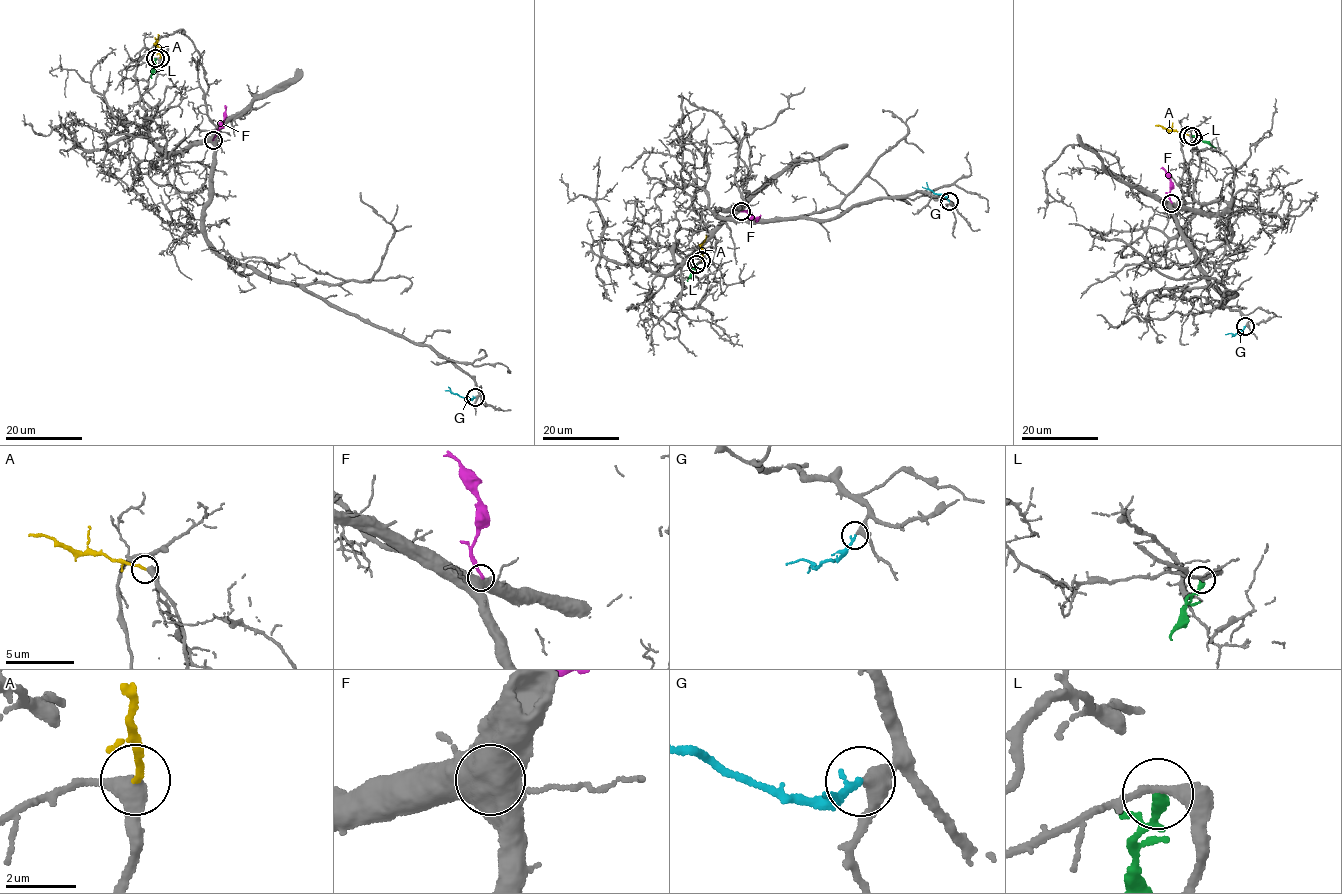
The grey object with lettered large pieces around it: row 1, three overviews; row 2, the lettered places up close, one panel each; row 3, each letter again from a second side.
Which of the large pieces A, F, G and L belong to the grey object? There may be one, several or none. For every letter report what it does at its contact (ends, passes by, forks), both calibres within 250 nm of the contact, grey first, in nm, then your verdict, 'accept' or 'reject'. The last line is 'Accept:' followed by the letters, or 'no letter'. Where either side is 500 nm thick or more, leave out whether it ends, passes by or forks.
A: it ends there; 400 nm thick on the grey side, 180 nm on the other; accept
F: 750 nm thick on the grey side, 240 nm on the other; reject
G: it ends there; 360 nm thick on the grey side, 220 nm on the other; accept
L: it ends there; 240 nm thick on the grey side, 360 nm on the other; reject
Accept: A, G

